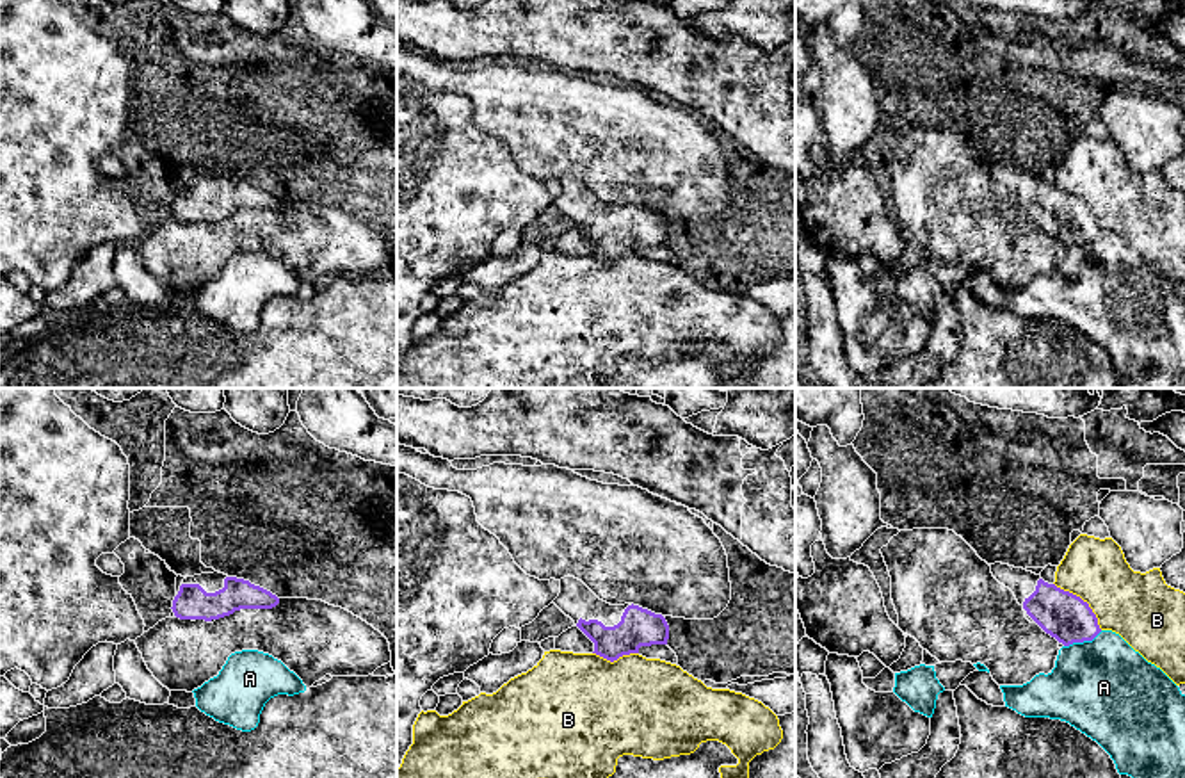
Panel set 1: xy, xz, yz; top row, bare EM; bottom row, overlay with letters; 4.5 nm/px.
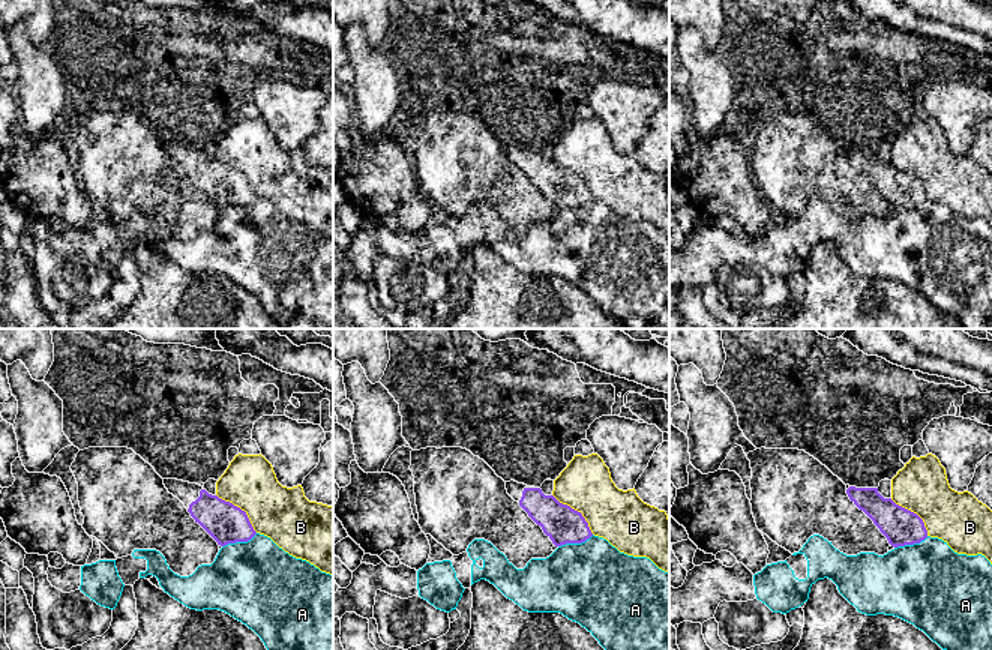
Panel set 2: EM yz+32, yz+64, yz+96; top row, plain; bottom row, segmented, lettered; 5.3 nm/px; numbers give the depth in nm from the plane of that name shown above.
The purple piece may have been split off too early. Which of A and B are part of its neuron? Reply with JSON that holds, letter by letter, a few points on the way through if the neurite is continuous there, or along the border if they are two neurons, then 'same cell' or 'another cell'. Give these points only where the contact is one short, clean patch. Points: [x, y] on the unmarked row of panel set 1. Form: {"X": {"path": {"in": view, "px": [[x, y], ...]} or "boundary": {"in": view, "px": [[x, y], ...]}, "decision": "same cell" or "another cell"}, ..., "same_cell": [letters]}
{"A": {"decision": "another cell"}, "B": {"decision": "another cell"}, "same_cell": []}

